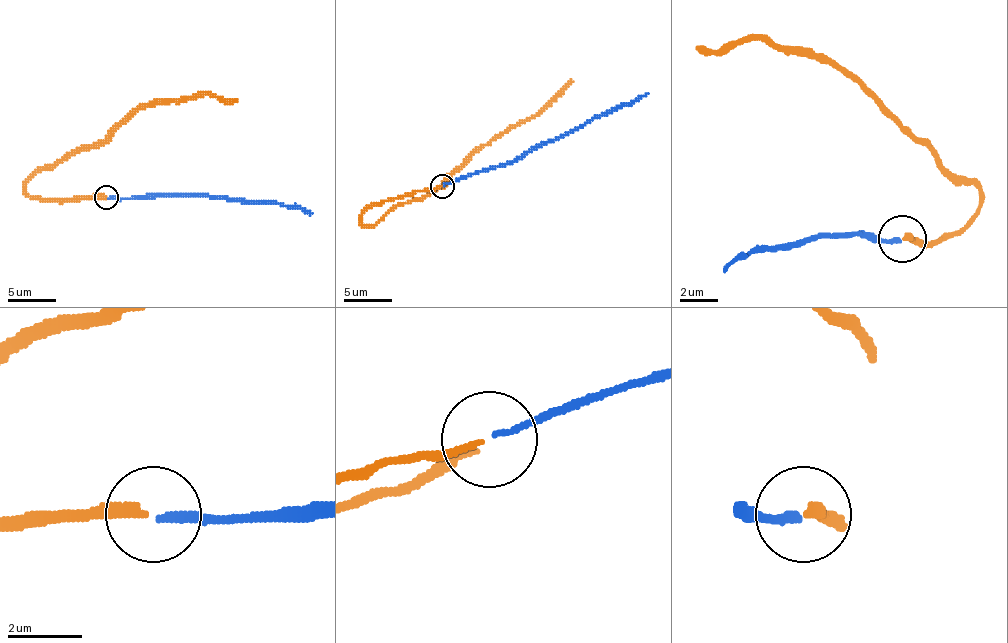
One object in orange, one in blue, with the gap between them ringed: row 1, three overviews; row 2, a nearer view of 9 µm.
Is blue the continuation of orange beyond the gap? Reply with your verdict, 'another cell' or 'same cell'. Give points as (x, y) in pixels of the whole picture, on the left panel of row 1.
another cell

